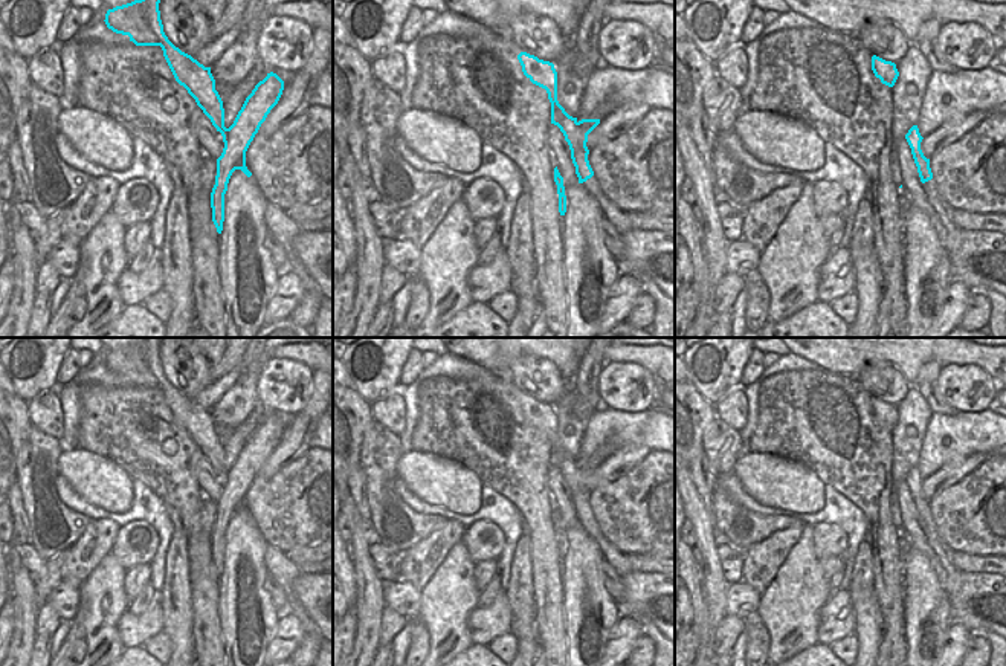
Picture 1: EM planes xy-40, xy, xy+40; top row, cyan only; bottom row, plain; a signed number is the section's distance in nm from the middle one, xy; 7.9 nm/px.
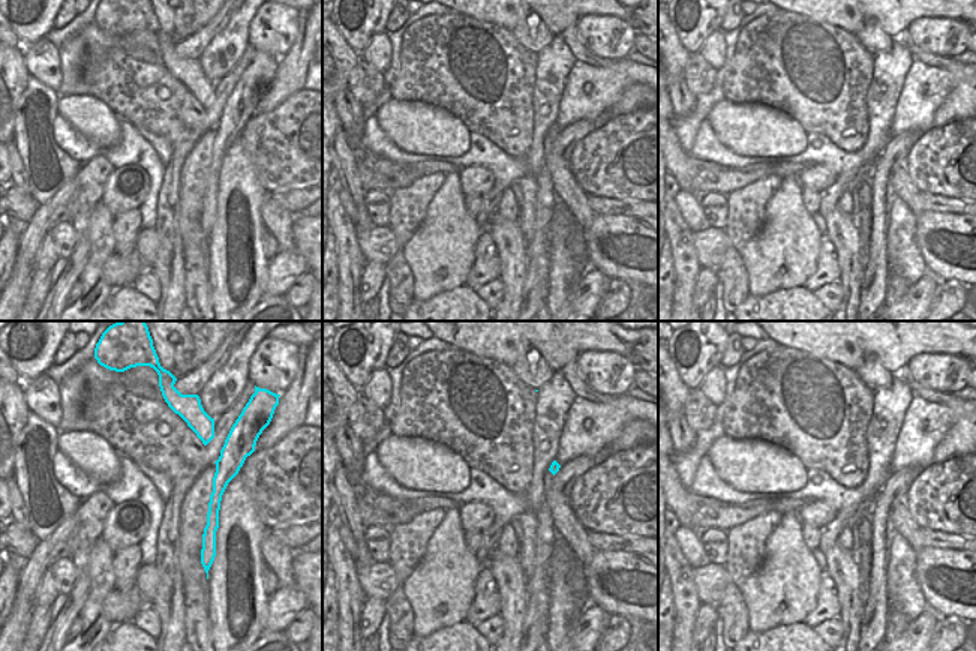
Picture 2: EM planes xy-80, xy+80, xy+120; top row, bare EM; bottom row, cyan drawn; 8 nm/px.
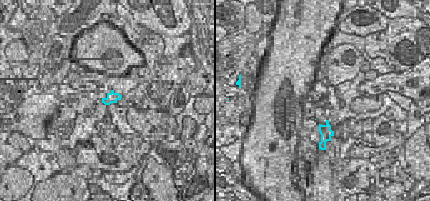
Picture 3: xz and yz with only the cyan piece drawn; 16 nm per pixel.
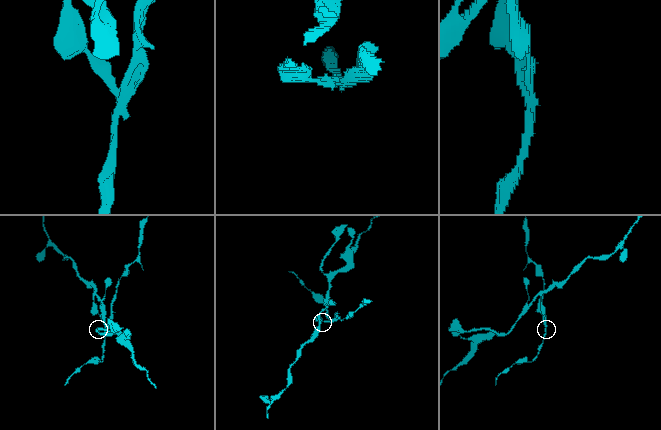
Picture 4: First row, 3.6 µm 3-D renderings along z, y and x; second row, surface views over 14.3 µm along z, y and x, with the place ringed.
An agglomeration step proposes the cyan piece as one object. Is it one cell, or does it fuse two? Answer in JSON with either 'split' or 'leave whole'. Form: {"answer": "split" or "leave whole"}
{"answer": "split"}

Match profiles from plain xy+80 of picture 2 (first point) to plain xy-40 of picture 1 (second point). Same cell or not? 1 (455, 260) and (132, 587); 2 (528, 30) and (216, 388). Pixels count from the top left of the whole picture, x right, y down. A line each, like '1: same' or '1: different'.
1: different
2: different

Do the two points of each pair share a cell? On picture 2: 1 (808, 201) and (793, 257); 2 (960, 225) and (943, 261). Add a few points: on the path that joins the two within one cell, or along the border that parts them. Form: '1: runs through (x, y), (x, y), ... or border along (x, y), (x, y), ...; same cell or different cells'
1: border along (801, 188), (801, 203), (811, 215); different cells
2: runs through (945, 227), (931, 231), (928, 251); same cell

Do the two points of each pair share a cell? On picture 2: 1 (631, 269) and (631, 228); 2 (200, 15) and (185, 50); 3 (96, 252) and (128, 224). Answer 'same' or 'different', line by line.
1: same
2: different
3: different

